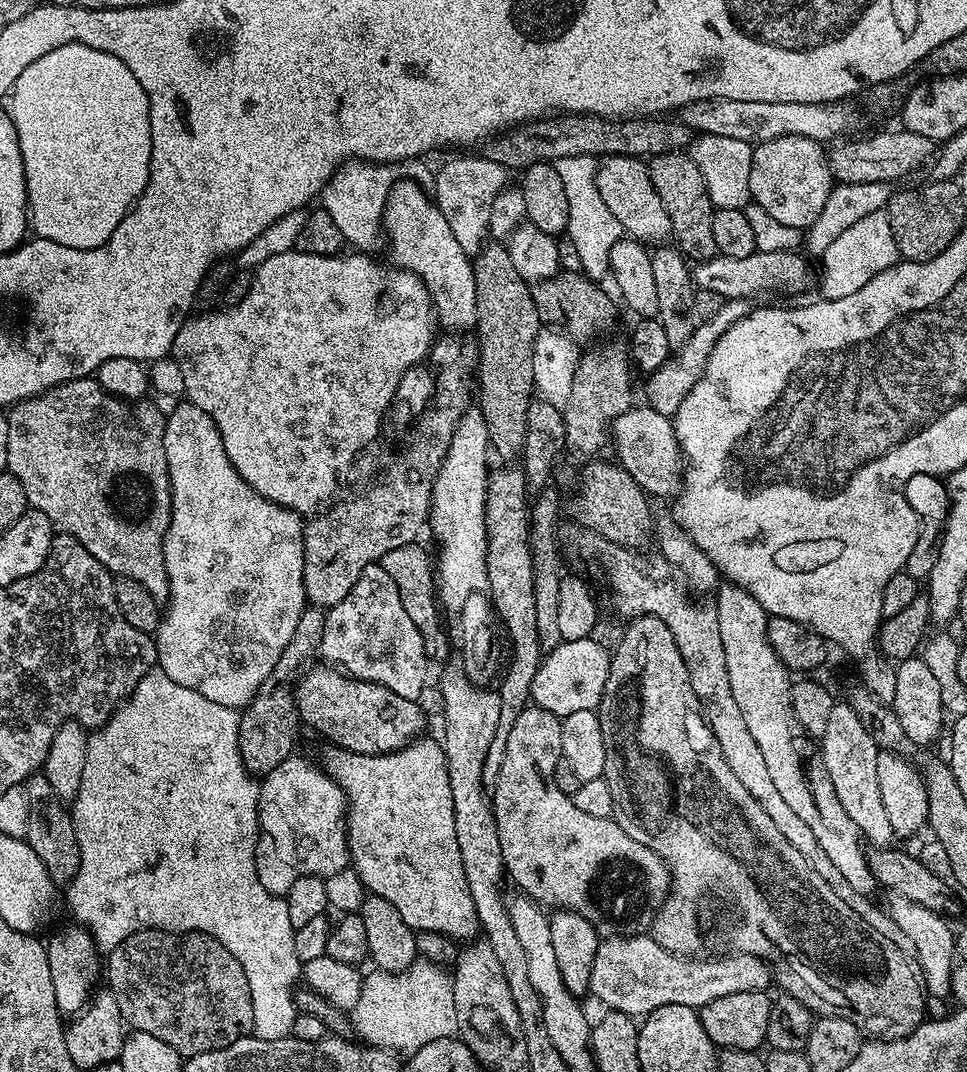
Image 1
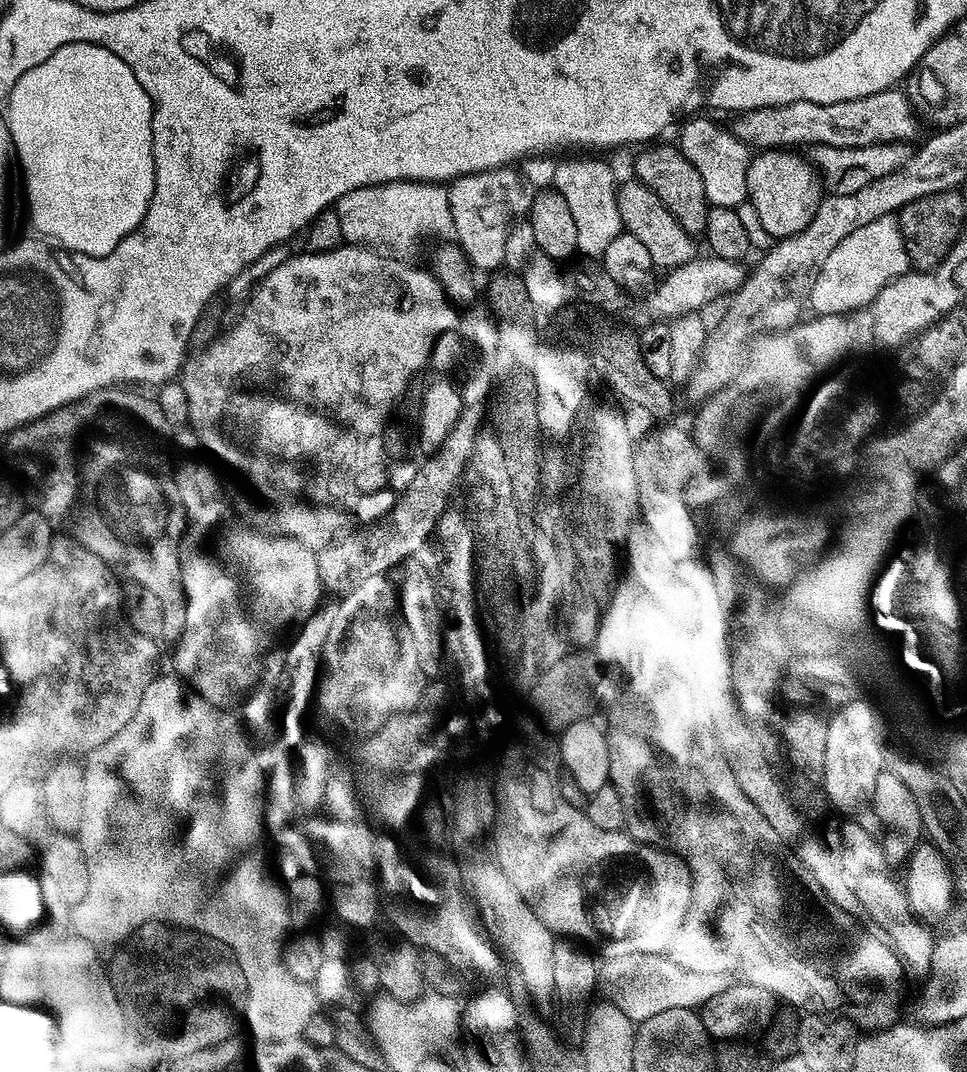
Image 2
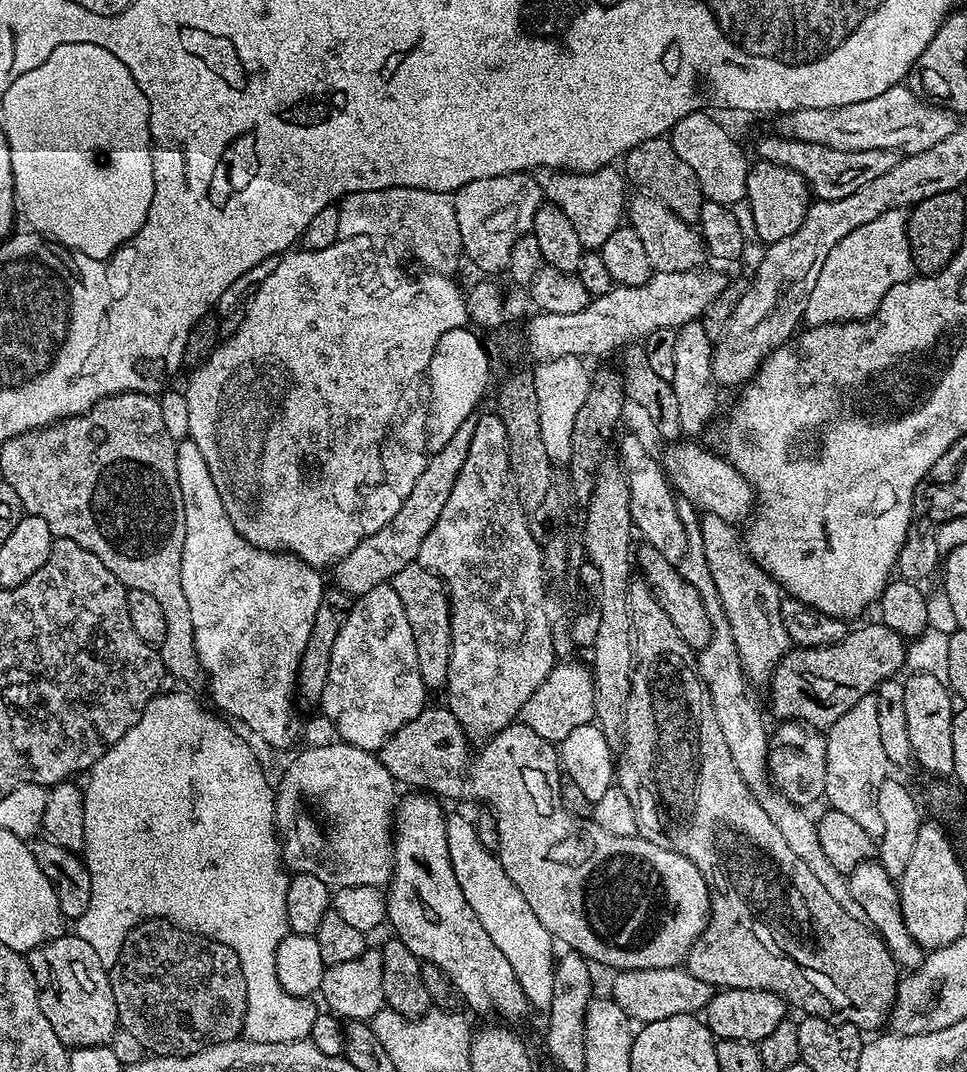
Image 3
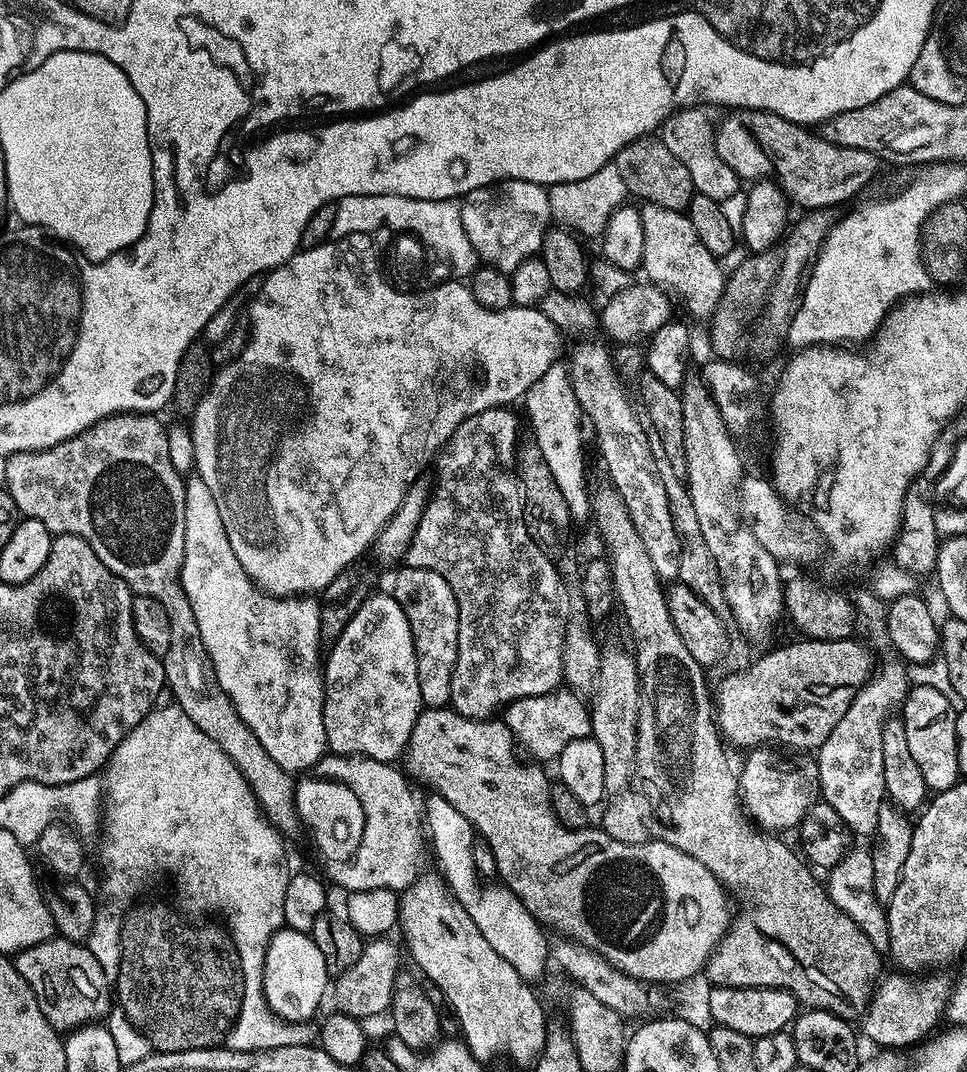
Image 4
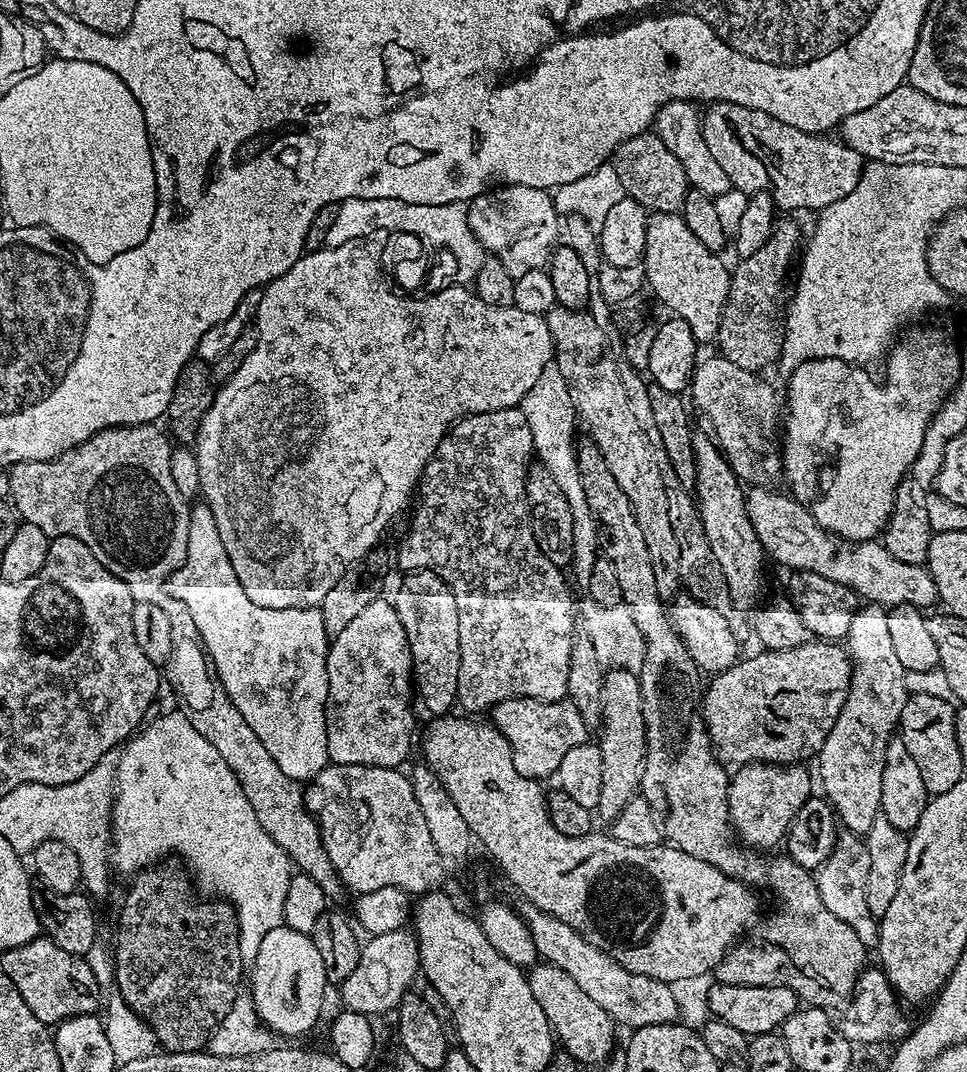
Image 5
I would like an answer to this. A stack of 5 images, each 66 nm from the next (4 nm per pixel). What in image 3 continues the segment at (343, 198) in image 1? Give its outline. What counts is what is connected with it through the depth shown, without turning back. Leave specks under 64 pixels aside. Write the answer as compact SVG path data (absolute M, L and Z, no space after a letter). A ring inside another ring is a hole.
M383 188L382 190L366 190L365 192L352 192L343 200L339 201L338 207L338 236L345 240L352 240L356 236L366 236L369 238L377 238L376 236L385 236L388 240L393 240L396 244L401 244L408 252L413 252L422 263L425 264L425 269L431 270L433 273L440 274L448 268L456 259L461 259L462 256L462 238L458 230L458 218L454 214L454 199L446 192L431 192L430 190L418 190L417 188Z

